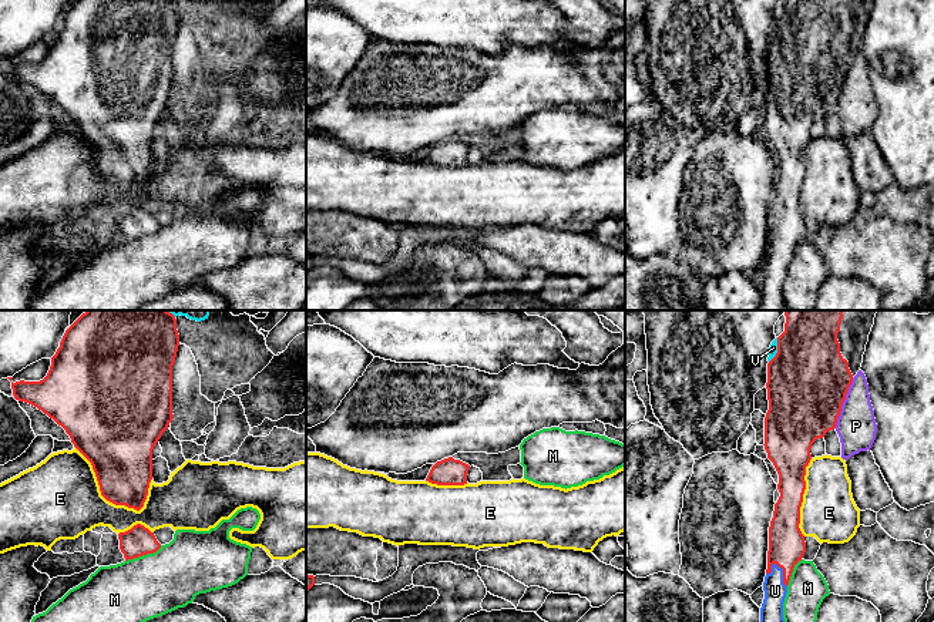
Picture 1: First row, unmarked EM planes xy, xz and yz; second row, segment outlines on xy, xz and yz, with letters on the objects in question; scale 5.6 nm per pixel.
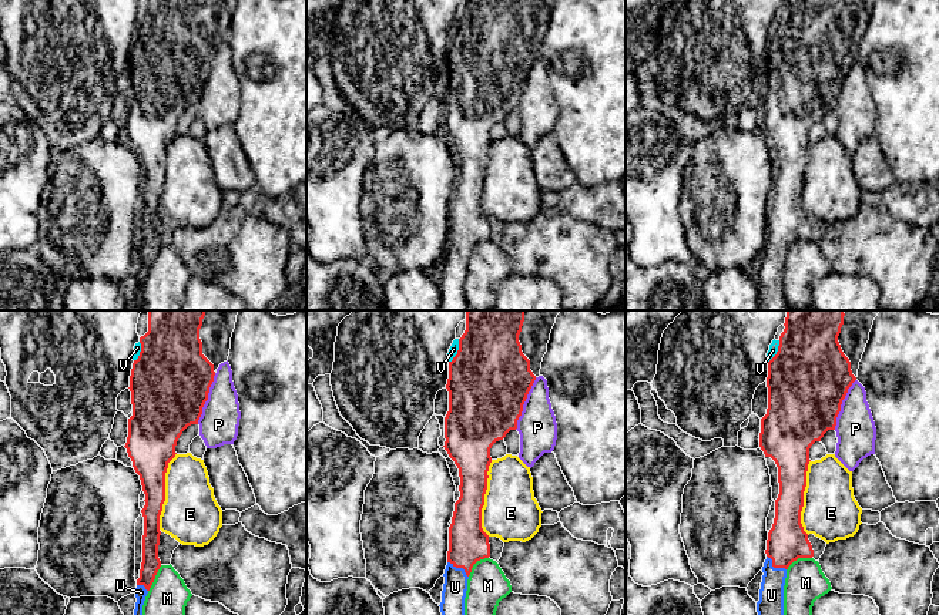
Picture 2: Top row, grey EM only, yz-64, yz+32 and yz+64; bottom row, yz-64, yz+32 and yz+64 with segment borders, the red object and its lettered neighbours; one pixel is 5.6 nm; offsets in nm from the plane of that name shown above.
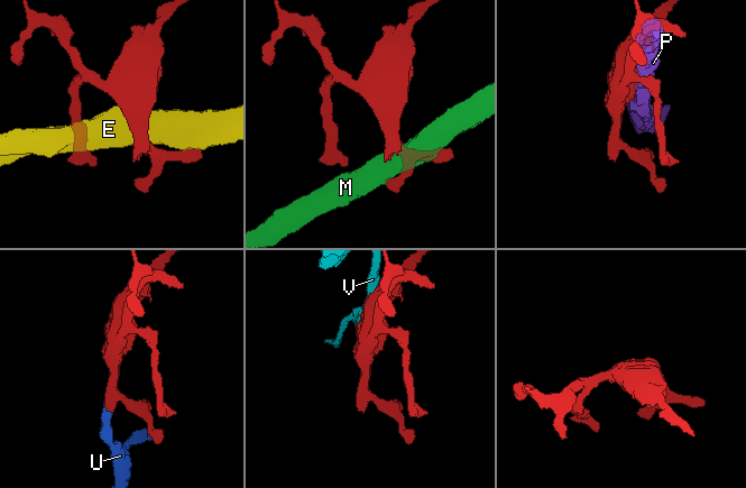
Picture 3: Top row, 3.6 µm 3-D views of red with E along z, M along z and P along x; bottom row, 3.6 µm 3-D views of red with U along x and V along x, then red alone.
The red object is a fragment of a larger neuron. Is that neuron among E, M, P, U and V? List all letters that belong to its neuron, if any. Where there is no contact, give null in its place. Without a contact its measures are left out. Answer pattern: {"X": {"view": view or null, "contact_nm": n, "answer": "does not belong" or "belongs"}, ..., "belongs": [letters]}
{"E": {"view": "xy", "contact_nm": 500, "answer": "does not belong"}, "M": {"view": "xy", "contact_nm": 220, "answer": "does not belong"}, "P": {"view": "yz", "contact_nm": 300, "answer": "does not belong"}, "U": {"view": "yz", "contact_nm": 160, "answer": "belongs"}, "V": {"view": "yz", "contact_nm": 150, "answer": "does not belong"}, "belongs": ["U"]}

